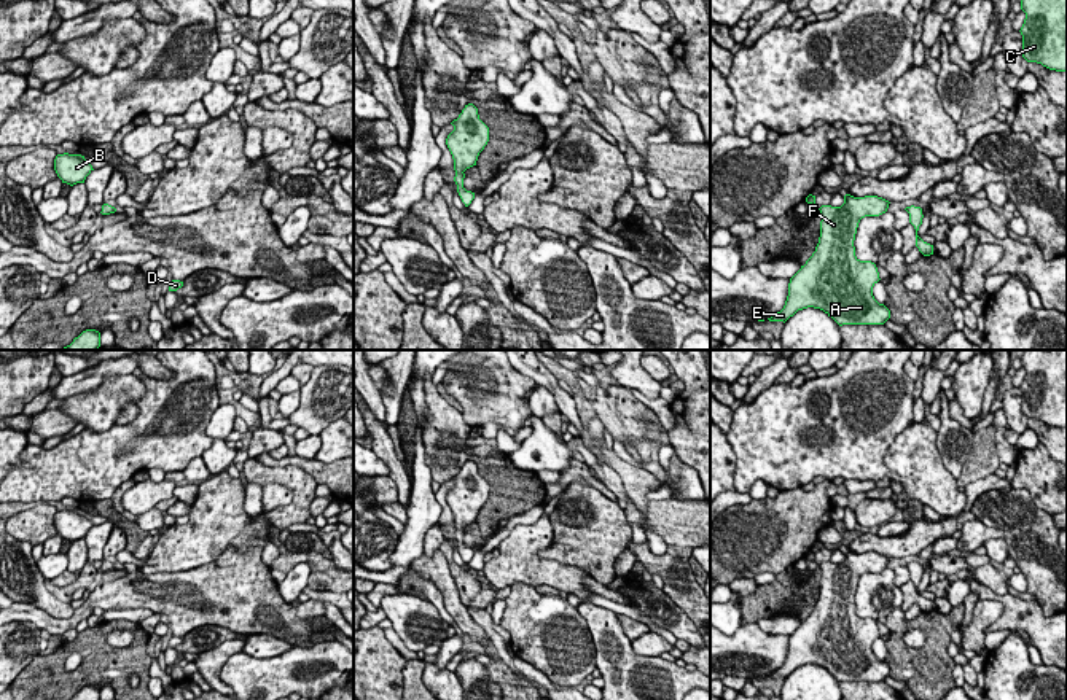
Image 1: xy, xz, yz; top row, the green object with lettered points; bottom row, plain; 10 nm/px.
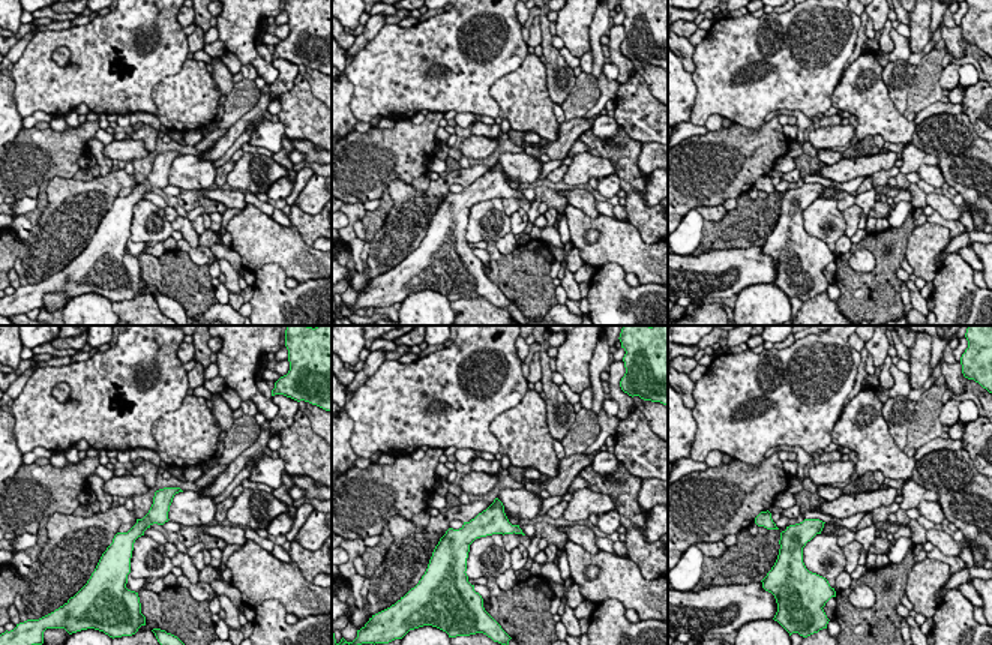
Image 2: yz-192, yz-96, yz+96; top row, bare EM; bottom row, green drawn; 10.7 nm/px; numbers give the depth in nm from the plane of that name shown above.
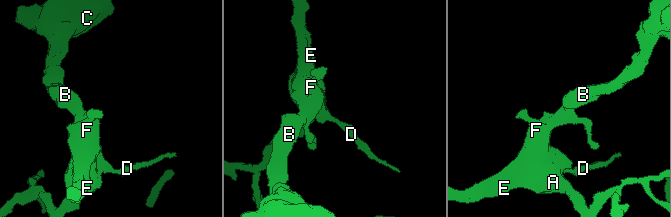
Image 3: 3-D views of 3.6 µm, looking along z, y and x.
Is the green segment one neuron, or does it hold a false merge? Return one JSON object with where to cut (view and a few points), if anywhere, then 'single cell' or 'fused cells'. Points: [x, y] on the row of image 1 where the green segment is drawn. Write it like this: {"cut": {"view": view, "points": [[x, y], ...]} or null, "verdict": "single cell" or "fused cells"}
{"cut": null, "verdict": "single cell"}

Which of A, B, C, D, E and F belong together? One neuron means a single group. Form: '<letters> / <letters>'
A B C D E F

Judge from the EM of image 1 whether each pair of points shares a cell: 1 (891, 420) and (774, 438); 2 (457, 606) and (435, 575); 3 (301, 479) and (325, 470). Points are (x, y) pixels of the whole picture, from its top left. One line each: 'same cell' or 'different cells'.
1: same cell
2: same cell
3: different cells

